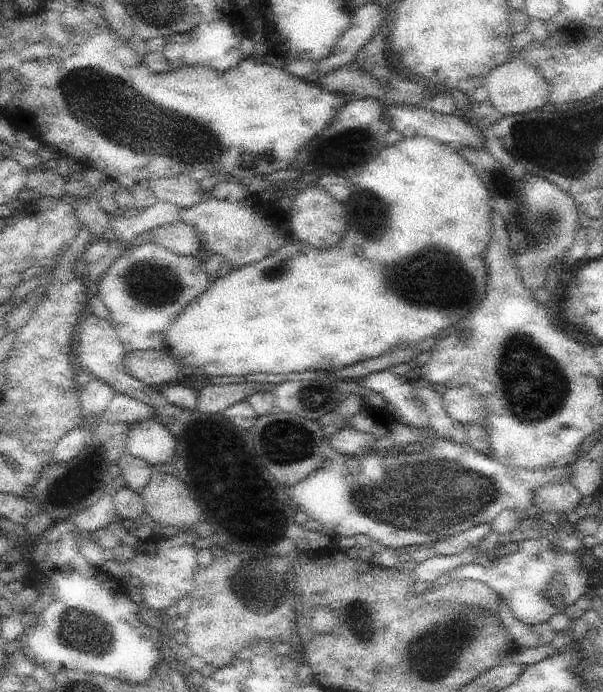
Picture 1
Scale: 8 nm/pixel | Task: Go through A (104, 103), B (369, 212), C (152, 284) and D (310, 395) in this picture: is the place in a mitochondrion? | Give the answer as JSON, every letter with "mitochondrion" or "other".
{"A":"mitochondrion","B":"mitochondrion","C":"mitochondrion","D":"mitochondrion"}

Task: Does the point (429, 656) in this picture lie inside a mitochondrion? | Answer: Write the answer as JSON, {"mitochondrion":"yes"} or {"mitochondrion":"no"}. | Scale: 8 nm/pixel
{"mitochondrion":"yes"}

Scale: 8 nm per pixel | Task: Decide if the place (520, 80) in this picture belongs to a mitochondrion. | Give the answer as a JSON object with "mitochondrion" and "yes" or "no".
{"mitochondrion":"no"}

